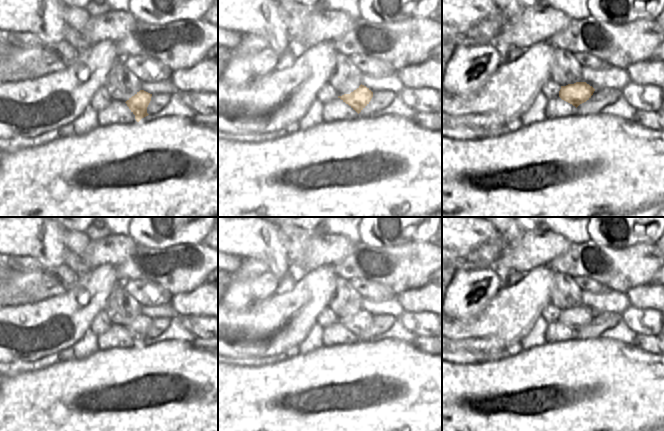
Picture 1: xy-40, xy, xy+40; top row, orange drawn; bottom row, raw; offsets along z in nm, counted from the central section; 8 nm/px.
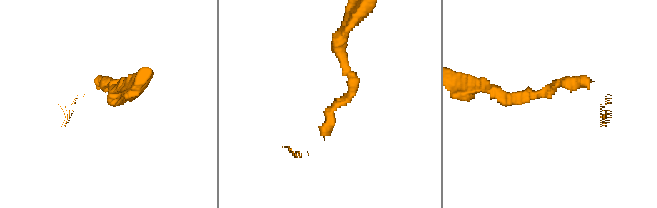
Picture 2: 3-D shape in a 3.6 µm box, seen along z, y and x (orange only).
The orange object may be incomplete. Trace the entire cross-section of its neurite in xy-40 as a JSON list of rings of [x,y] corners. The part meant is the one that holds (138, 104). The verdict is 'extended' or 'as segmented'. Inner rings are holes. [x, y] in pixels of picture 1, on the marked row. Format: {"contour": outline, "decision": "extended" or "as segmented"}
{"contour": [[[140,90],[125,102],[131,112],[135,115],[137,122],[149,115],[147,113],[147,107],[151,101],[151,97],[152,94],[144,90]]], "decision": "as segmented"}

